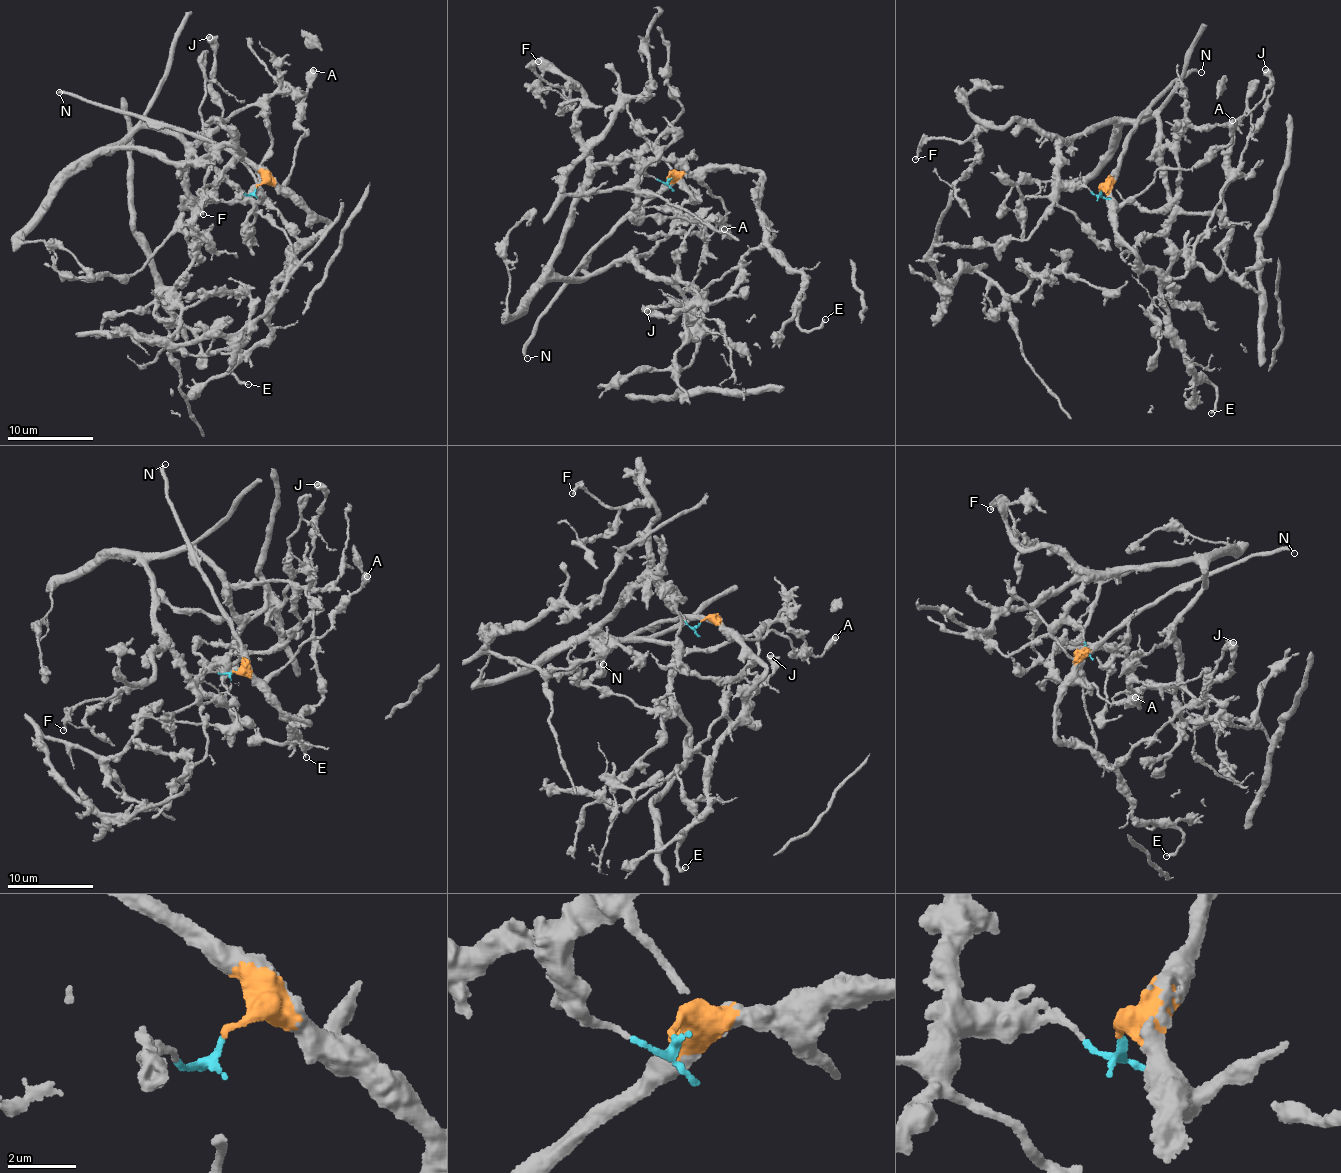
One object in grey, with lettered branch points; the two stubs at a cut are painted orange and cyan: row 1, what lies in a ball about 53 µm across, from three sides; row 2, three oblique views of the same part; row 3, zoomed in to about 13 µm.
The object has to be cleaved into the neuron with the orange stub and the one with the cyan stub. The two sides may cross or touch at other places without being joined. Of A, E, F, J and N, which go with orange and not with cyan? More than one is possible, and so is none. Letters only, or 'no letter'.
A, E, J, N

